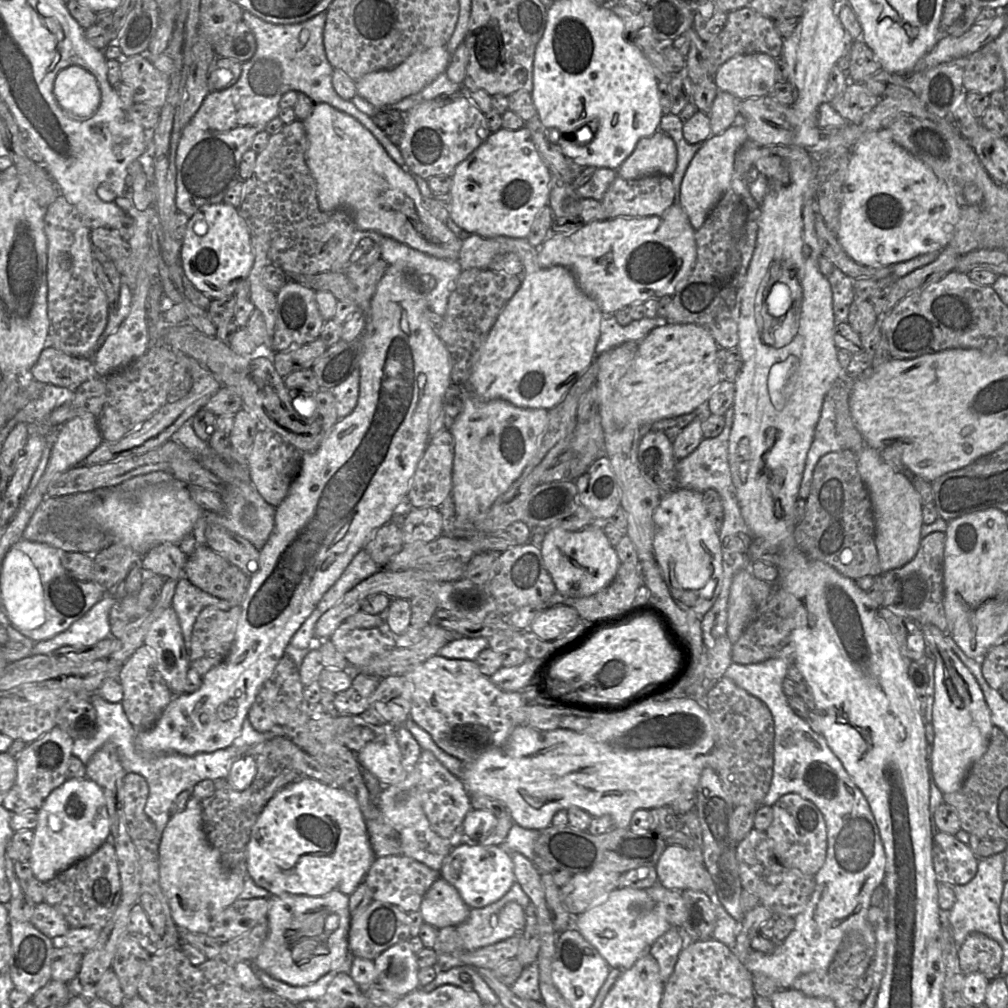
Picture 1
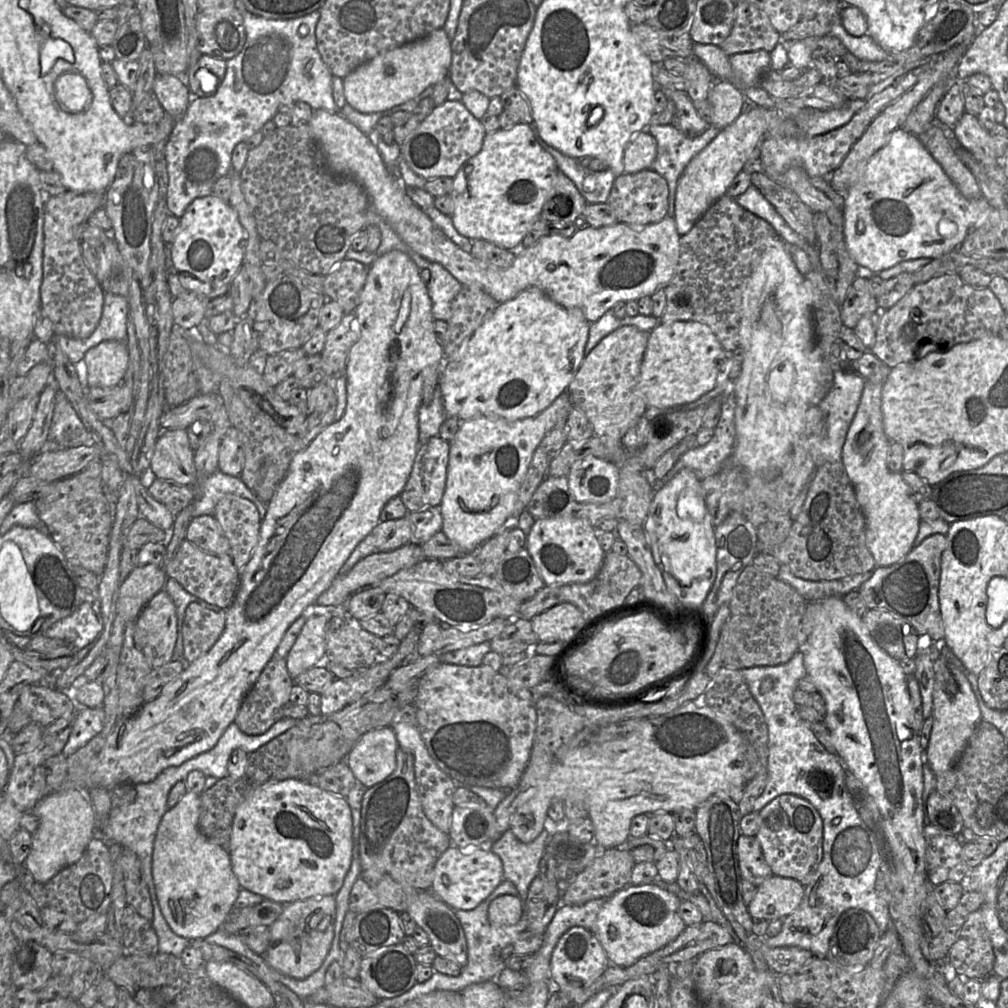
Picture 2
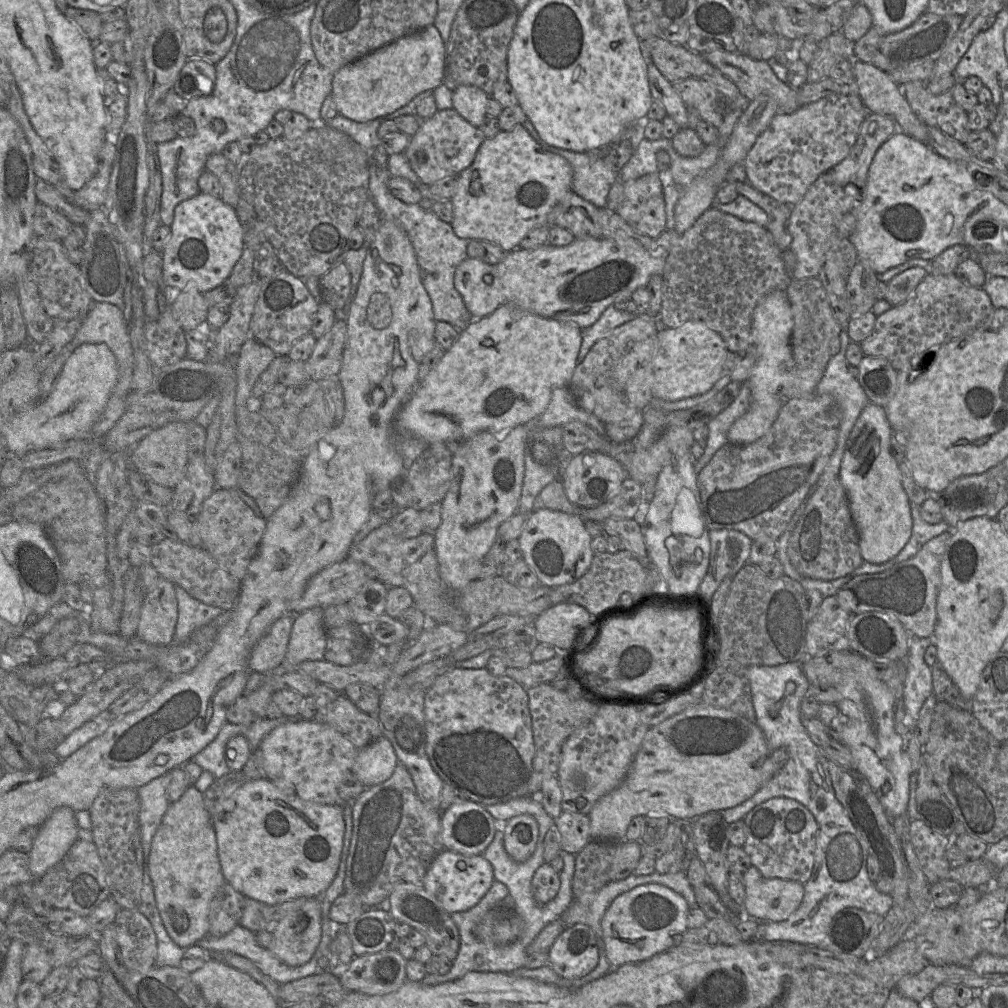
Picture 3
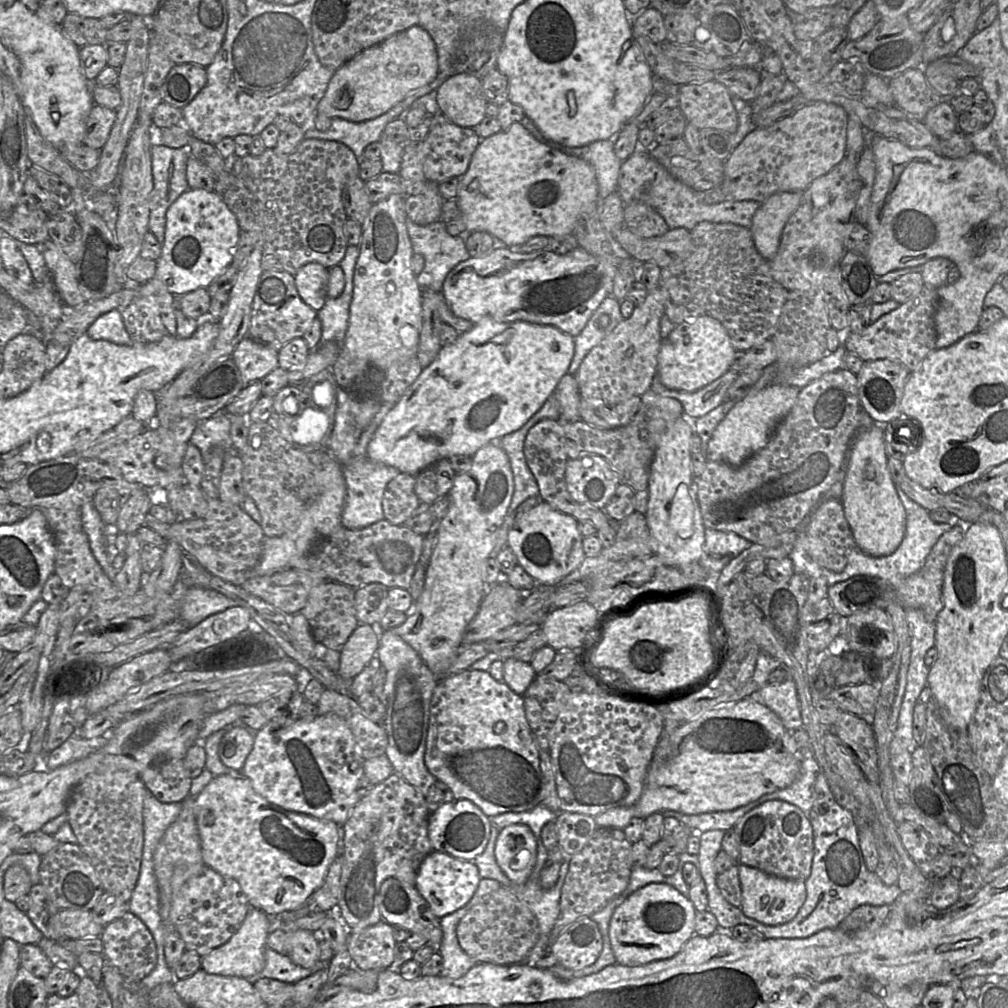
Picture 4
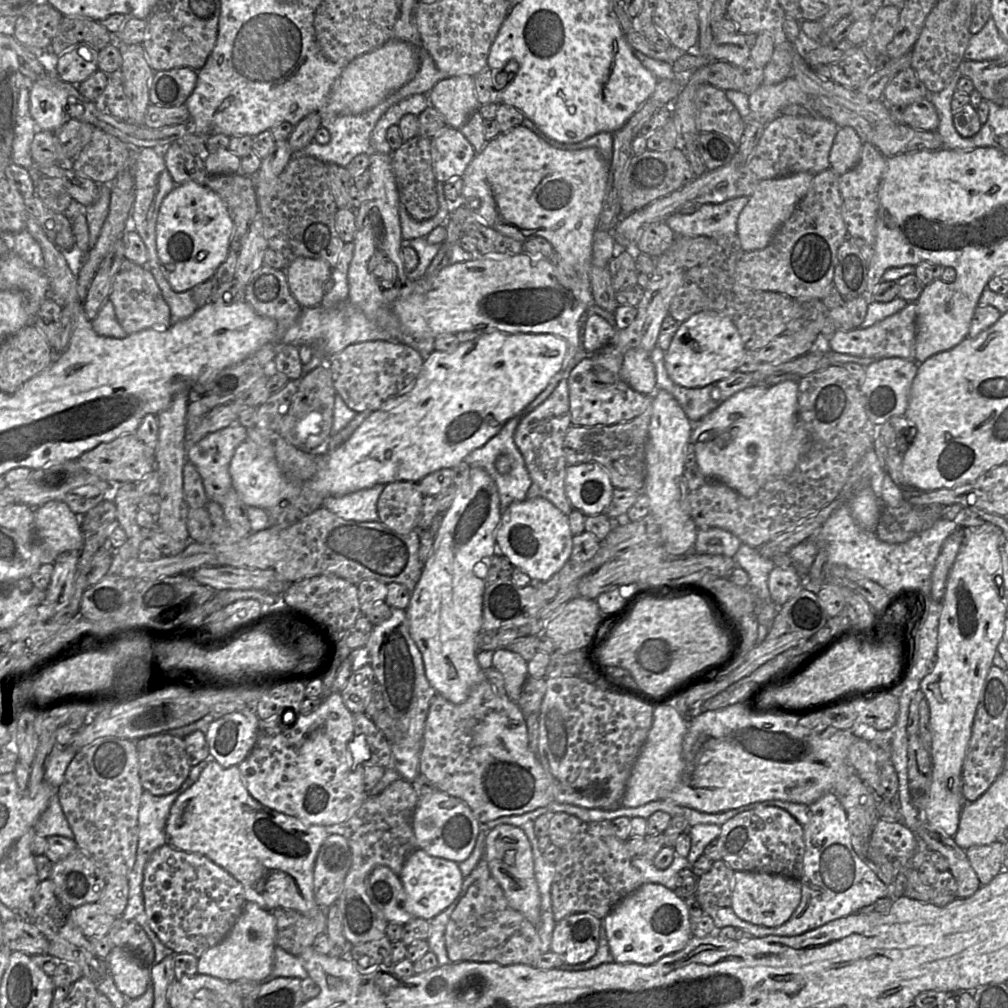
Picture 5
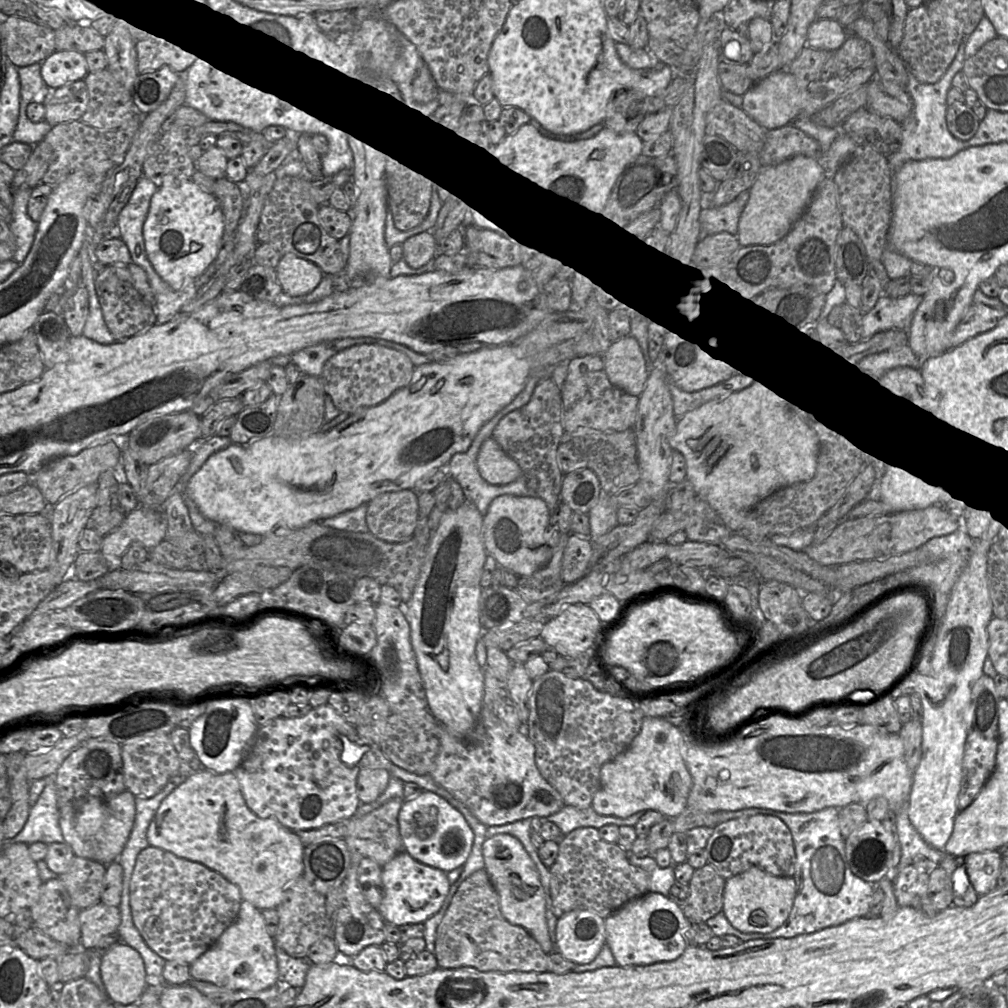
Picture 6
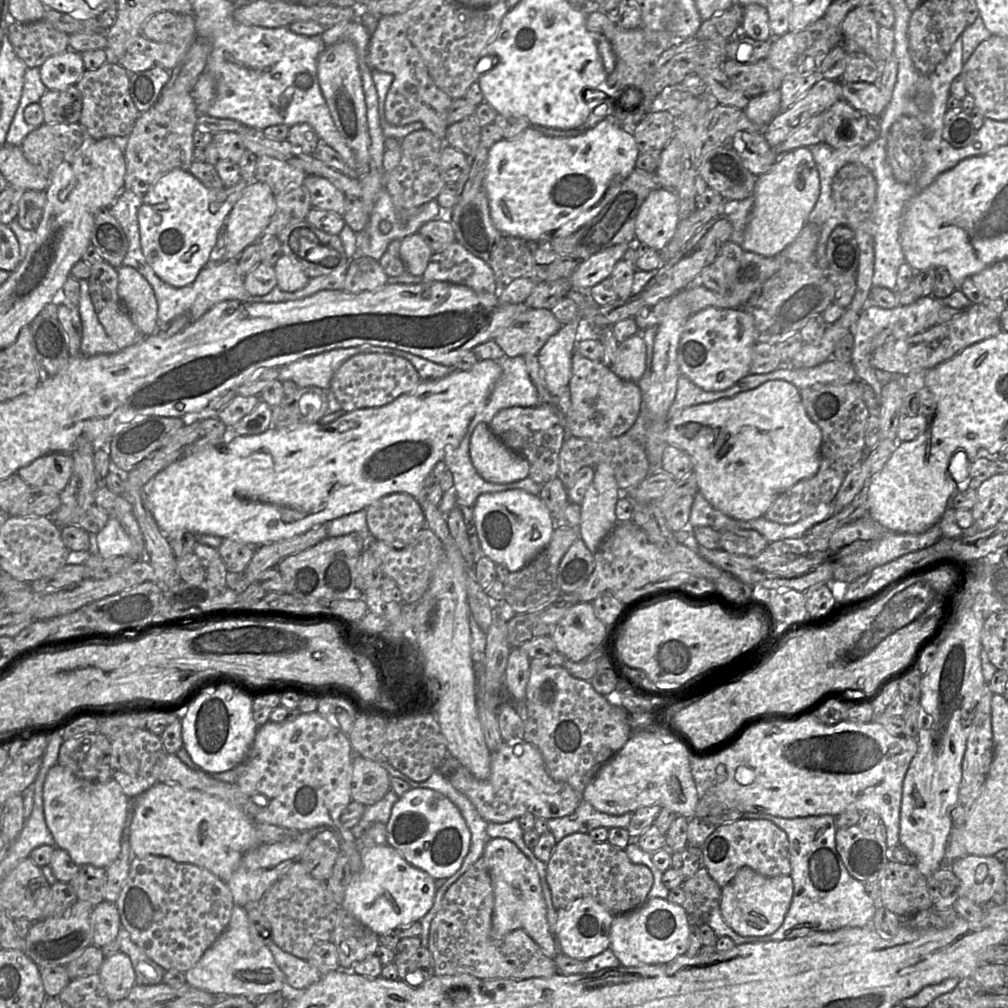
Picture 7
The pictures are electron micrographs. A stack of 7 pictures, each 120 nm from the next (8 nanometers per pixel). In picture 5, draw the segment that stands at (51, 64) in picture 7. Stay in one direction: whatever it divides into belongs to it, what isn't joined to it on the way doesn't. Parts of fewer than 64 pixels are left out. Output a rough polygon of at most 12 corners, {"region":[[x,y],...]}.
{"region":[[78,43],[55,58],[60,80],[79,84],[98,70],[98,50]]}

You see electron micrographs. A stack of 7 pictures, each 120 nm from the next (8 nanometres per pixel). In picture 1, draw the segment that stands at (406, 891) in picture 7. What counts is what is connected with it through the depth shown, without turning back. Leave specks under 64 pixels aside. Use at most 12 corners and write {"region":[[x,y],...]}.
{"region":[[463,843],[440,877],[470,908],[502,898],[515,882],[500,846]]}

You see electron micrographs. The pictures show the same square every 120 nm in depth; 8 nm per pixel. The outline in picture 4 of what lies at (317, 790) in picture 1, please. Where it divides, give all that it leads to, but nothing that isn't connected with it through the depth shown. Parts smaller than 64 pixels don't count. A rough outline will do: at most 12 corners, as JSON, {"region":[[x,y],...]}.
{"region":[[241,773],[195,796],[204,864],[268,916],[301,906],[337,823]]}

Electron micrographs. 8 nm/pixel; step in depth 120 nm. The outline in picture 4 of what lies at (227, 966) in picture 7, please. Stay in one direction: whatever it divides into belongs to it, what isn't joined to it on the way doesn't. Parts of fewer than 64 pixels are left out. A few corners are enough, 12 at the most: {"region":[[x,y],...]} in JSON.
{"region":[[251,907],[237,932],[202,957],[209,974],[255,979],[273,921]]}

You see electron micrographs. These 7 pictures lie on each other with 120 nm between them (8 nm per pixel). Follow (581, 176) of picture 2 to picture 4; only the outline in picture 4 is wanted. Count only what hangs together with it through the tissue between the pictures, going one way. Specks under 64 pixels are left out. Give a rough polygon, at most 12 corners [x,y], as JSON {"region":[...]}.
{"region":[[612,139],[553,148],[590,163],[600,202],[617,191],[622,164]]}

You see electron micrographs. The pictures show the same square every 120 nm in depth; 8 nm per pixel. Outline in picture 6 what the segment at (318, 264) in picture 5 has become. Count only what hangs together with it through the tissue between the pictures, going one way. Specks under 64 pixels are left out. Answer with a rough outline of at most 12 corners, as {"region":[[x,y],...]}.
{"region":[[285,254],[275,269],[283,293],[311,293],[324,276],[317,265]]}

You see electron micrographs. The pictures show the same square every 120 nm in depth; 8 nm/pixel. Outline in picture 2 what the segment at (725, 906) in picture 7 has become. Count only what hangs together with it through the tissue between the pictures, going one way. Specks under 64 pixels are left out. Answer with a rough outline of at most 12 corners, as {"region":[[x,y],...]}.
{"region":[[773,875],[757,886],[747,910],[754,921],[783,919],[804,887]]}

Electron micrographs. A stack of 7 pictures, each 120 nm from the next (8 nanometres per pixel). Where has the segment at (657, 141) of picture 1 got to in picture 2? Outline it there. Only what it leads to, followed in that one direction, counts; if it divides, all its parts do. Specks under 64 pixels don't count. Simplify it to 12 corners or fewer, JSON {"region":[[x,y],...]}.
{"region":[[636,133],[624,150],[624,173],[650,169],[656,139]]}

